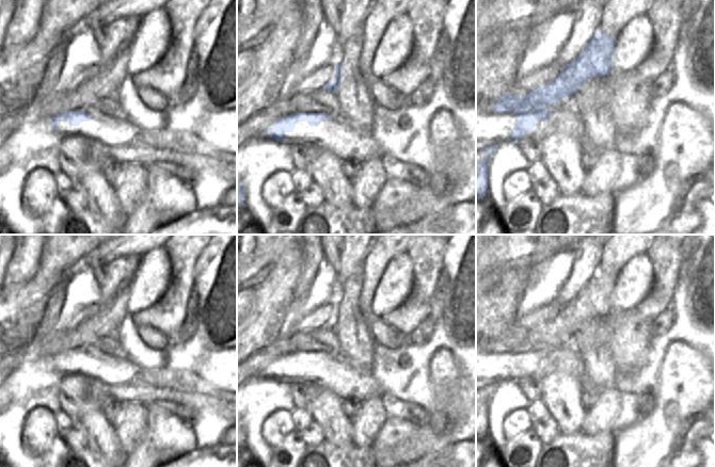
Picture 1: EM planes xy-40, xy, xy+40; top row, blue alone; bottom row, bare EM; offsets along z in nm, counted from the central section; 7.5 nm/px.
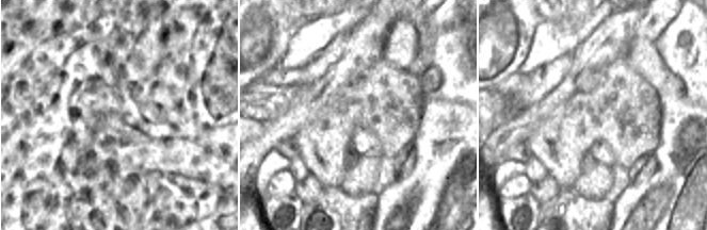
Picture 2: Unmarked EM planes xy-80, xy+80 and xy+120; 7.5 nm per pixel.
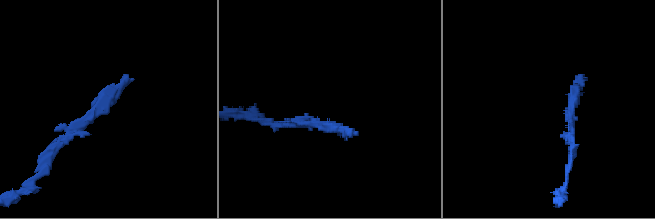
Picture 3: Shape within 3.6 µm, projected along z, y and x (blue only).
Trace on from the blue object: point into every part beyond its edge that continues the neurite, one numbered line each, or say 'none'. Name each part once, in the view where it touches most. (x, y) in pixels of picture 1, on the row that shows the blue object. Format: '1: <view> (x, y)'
none

